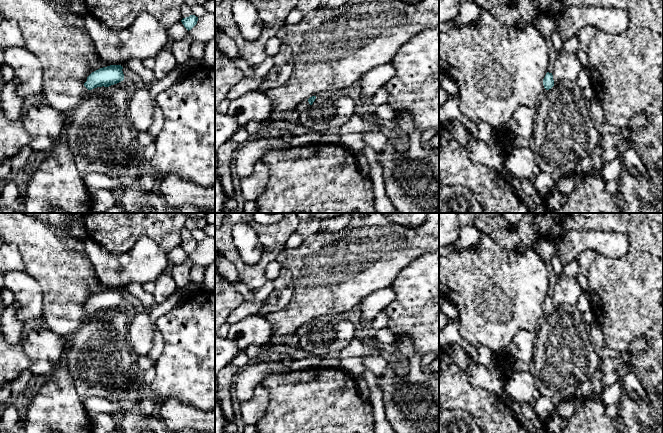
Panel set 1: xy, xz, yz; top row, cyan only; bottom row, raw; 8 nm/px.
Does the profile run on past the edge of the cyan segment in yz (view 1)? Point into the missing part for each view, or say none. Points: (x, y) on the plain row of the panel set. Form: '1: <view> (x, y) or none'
1: none

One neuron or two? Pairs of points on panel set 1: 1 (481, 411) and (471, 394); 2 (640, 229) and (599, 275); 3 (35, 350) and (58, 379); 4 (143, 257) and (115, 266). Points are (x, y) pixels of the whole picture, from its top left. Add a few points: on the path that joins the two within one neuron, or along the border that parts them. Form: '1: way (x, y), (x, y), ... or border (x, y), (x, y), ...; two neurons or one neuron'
1: way (481, 407), (473, 398); one neuron
2: way (640, 244), (640, 249), (614, 275); one neuron
3: border (63, 362), (48, 376); two neurons
4: way (136, 264), (134, 266), (122, 266); one neuron

